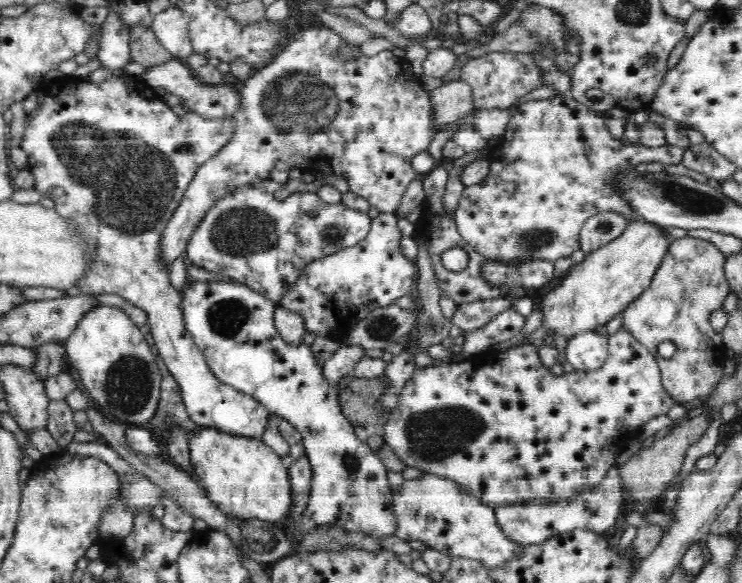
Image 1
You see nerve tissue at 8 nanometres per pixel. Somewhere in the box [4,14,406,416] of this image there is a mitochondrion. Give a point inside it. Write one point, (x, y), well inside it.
(131, 184)

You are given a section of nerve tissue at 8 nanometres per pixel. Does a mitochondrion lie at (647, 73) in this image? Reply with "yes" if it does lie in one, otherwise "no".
no

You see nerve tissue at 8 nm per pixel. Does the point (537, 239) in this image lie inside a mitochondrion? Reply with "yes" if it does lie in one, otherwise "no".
yes

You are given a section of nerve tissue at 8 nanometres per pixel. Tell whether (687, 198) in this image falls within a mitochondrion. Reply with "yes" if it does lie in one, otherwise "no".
yes

